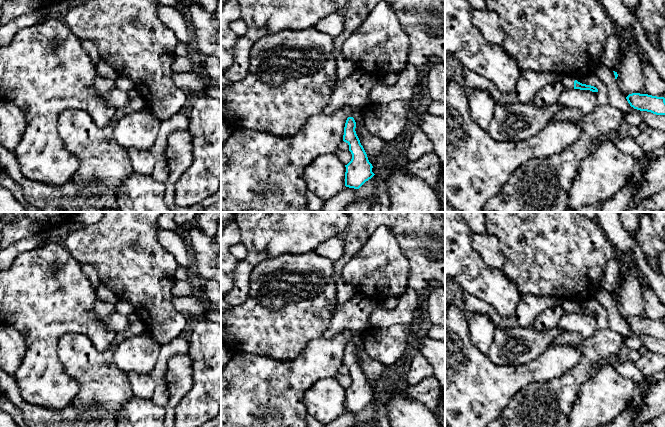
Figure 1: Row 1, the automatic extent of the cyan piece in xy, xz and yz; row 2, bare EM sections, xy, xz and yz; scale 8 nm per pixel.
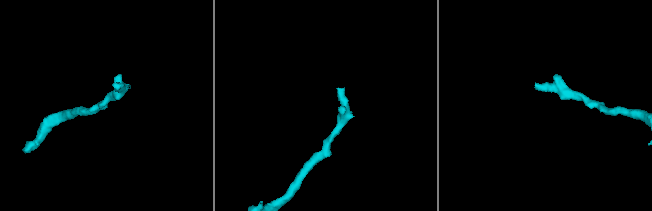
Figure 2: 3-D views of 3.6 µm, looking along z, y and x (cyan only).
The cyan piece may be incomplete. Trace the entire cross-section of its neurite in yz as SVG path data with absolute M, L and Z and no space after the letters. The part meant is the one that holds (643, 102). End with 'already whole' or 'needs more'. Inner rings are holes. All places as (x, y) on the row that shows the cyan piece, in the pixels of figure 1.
M632 93L626 97L634 109L651 112L656 115L665 115L665 98L648 94Z; already whole

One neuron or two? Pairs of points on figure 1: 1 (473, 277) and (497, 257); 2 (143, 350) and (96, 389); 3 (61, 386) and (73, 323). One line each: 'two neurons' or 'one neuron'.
1: two neurons
2: two neurons
3: one neuron

